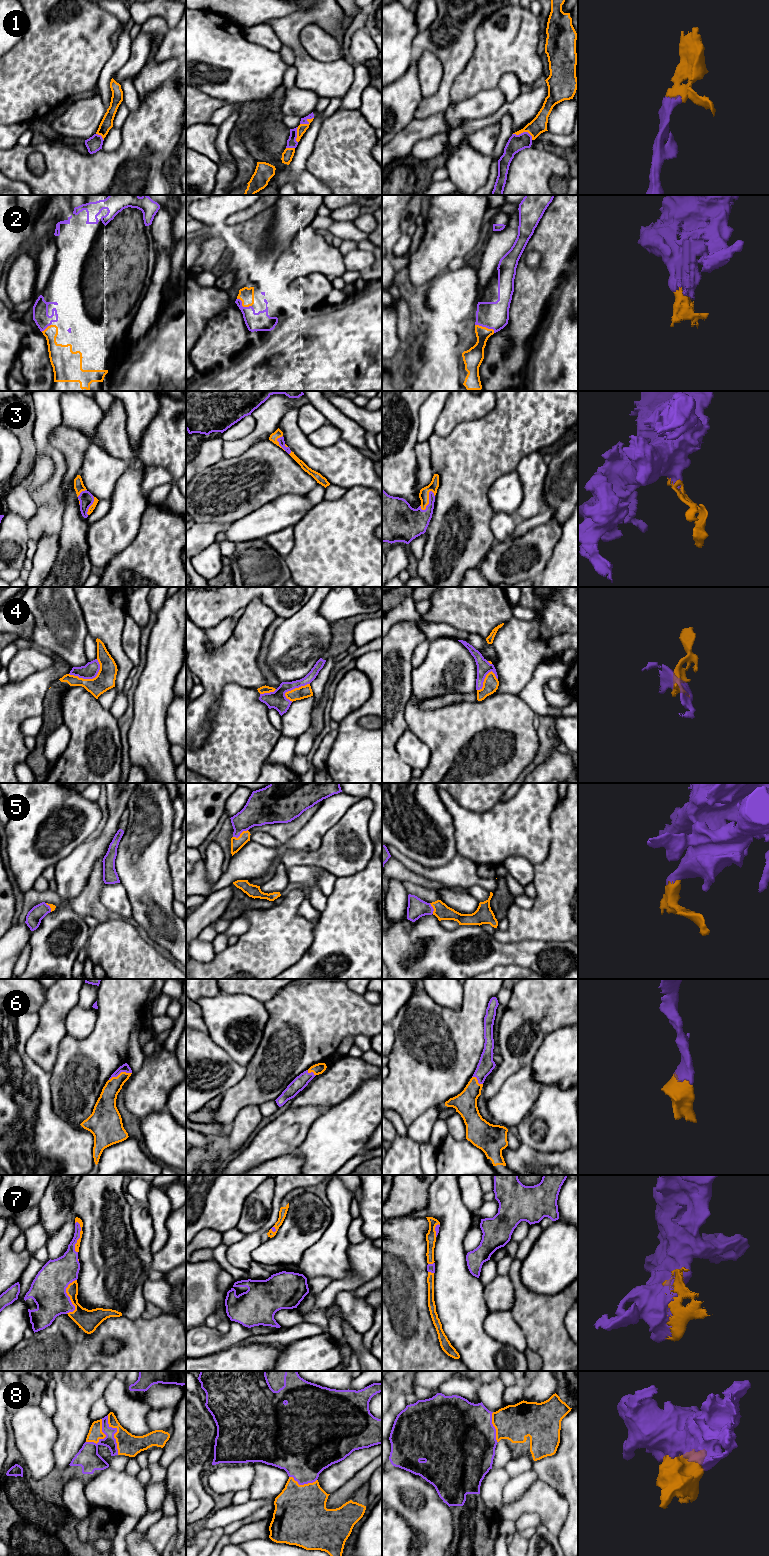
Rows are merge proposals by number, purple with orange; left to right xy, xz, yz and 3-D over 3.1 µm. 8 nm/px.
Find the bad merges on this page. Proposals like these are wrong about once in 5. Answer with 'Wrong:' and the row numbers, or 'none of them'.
Wrong: 4

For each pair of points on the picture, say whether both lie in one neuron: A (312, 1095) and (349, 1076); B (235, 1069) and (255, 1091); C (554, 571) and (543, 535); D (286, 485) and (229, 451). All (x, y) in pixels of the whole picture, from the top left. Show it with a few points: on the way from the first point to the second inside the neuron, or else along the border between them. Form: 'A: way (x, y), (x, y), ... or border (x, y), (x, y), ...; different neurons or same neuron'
A: way (321, 1091), (332, 1087), (340, 1080); same neuron
B: border (246, 1068), (245, 1075), (224, 1091); different neurons
C: border (560, 536), (540, 576); different neurons
D: border (256, 442), (239, 455), (223, 458); different neurons

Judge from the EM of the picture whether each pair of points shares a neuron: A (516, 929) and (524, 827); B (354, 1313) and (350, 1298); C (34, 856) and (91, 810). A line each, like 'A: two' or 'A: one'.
A: two
B: one
C: one

